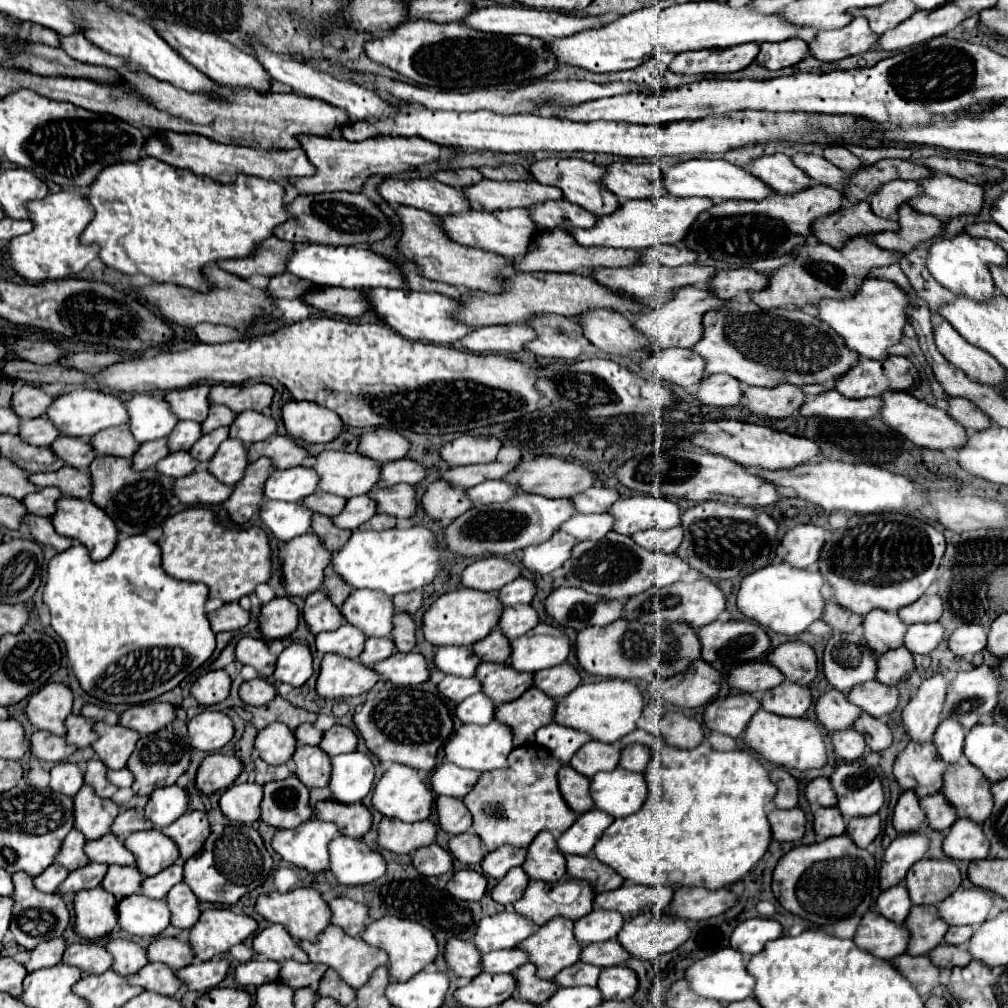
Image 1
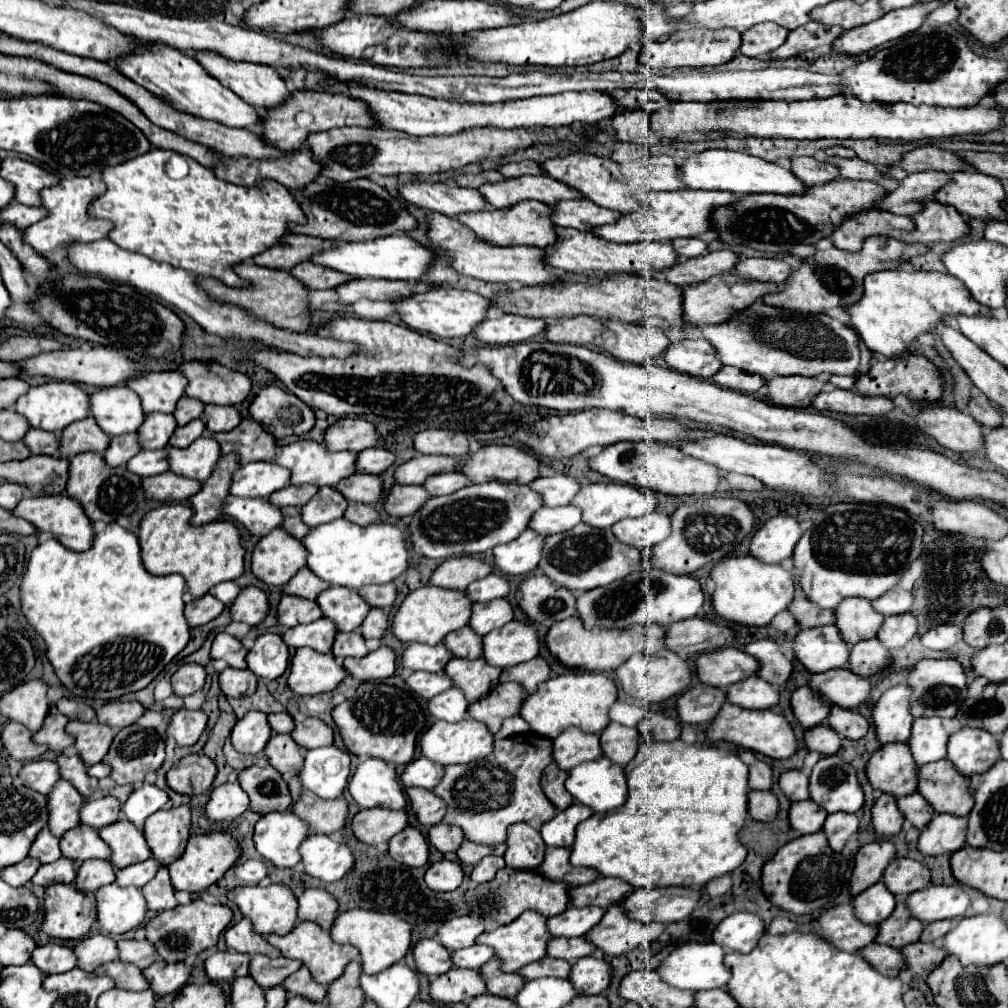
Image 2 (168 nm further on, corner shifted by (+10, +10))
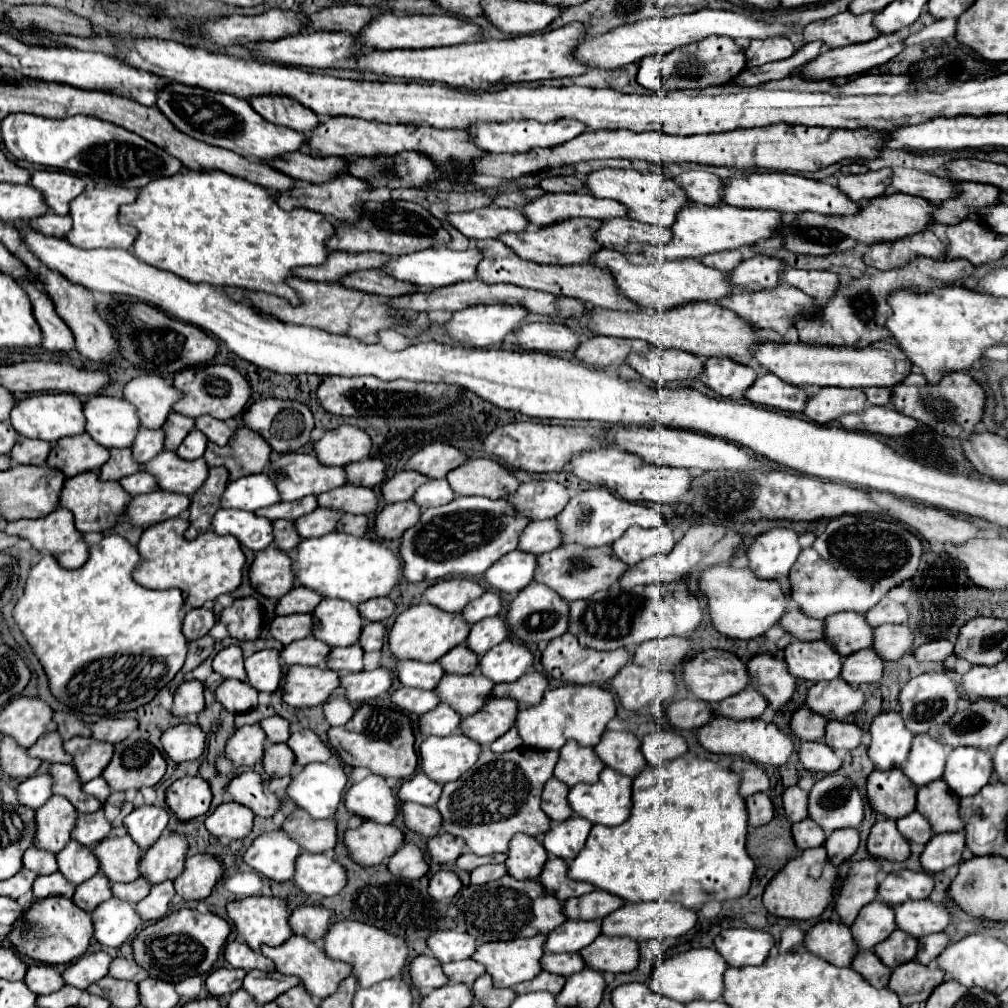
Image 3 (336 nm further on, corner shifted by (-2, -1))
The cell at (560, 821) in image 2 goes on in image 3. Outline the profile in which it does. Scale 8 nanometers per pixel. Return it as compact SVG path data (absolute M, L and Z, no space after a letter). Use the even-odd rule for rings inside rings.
M570 817L558 825L552 825L552 829L546 831L542 845L548 851L548 855L572 861L584 847L590 829L592 829L590 821L582 817Z

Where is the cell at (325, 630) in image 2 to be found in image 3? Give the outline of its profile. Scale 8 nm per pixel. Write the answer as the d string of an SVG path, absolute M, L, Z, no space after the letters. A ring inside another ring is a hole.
M306 637L302 641L294 641L286 645L280 651L282 663L290 665L314 665L314 667L326 667L326 655L330 653L330 647L326 643L318 643L314 637Z

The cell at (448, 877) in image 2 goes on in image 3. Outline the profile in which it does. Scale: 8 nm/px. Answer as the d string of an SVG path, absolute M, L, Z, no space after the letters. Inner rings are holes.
M438 871L430 877L430 883L428 883L428 895L436 901L452 899L460 889L462 889L462 883L458 875L452 871Z

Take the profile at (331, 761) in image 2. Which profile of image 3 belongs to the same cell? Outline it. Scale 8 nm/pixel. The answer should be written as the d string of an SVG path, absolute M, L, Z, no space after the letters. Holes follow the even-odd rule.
M308 763L298 775L292 777L286 789L296 807L304 809L312 819L334 817L338 803L344 797L348 775L342 767L330 767L326 763Z

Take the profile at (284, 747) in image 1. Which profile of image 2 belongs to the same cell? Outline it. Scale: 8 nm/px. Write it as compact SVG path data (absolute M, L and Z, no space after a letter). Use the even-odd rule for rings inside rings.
M248 712L236 722L230 736L232 746L242 754L260 754L270 738L272 728L264 712Z

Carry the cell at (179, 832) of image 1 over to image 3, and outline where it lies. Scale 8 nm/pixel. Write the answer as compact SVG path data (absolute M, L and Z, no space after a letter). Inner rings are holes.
M166 831L140 859L140 877L156 885L162 881L174 881L184 869L188 841L180 833Z

